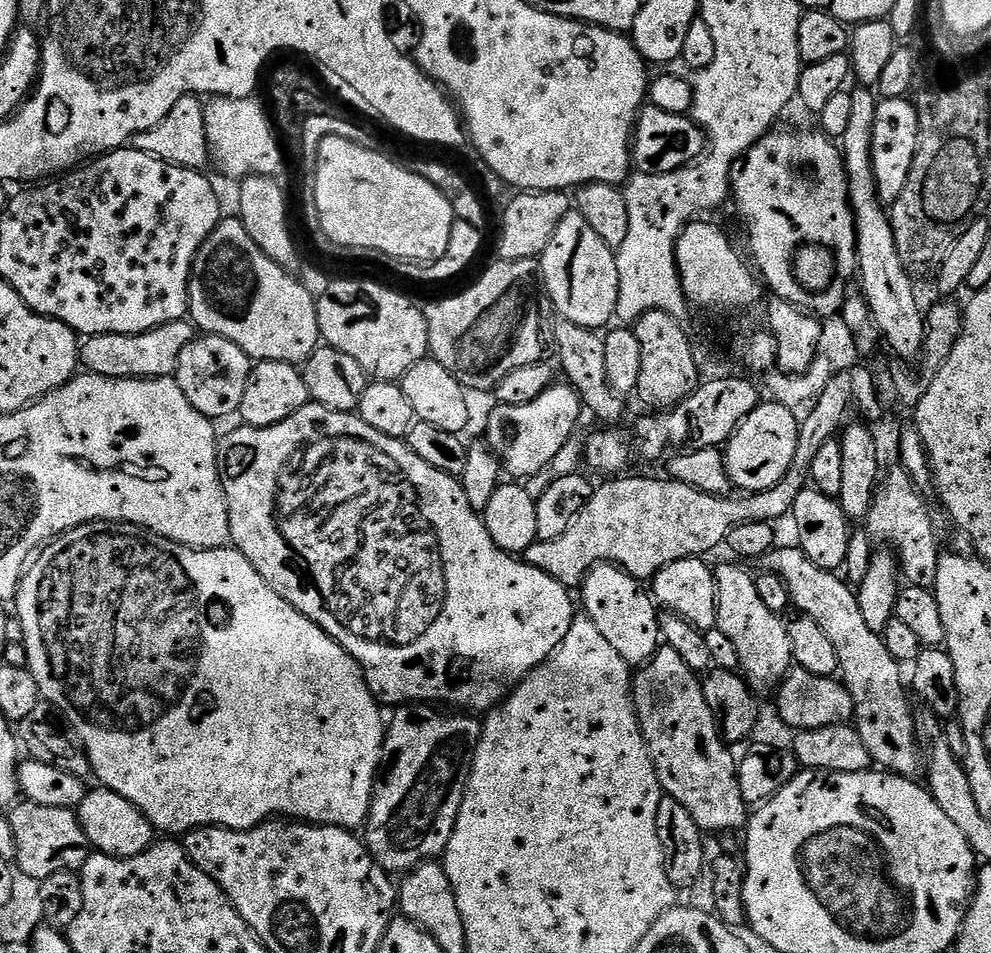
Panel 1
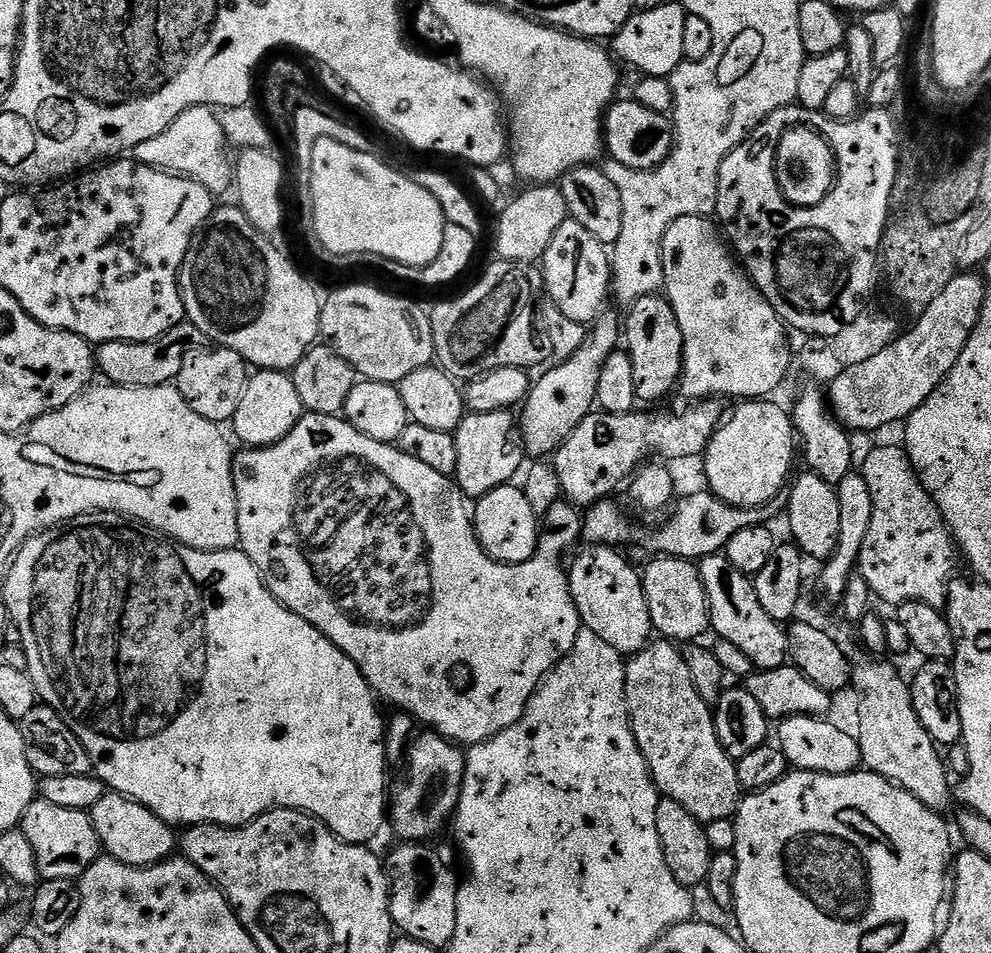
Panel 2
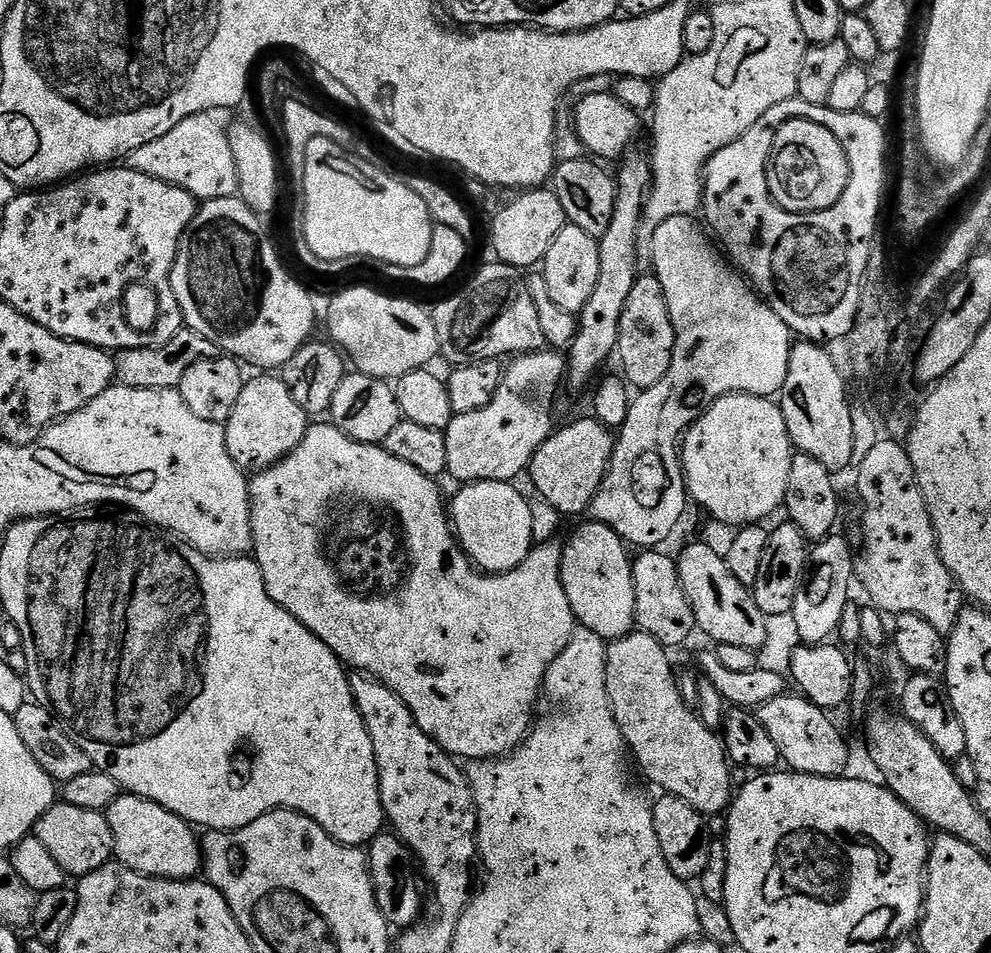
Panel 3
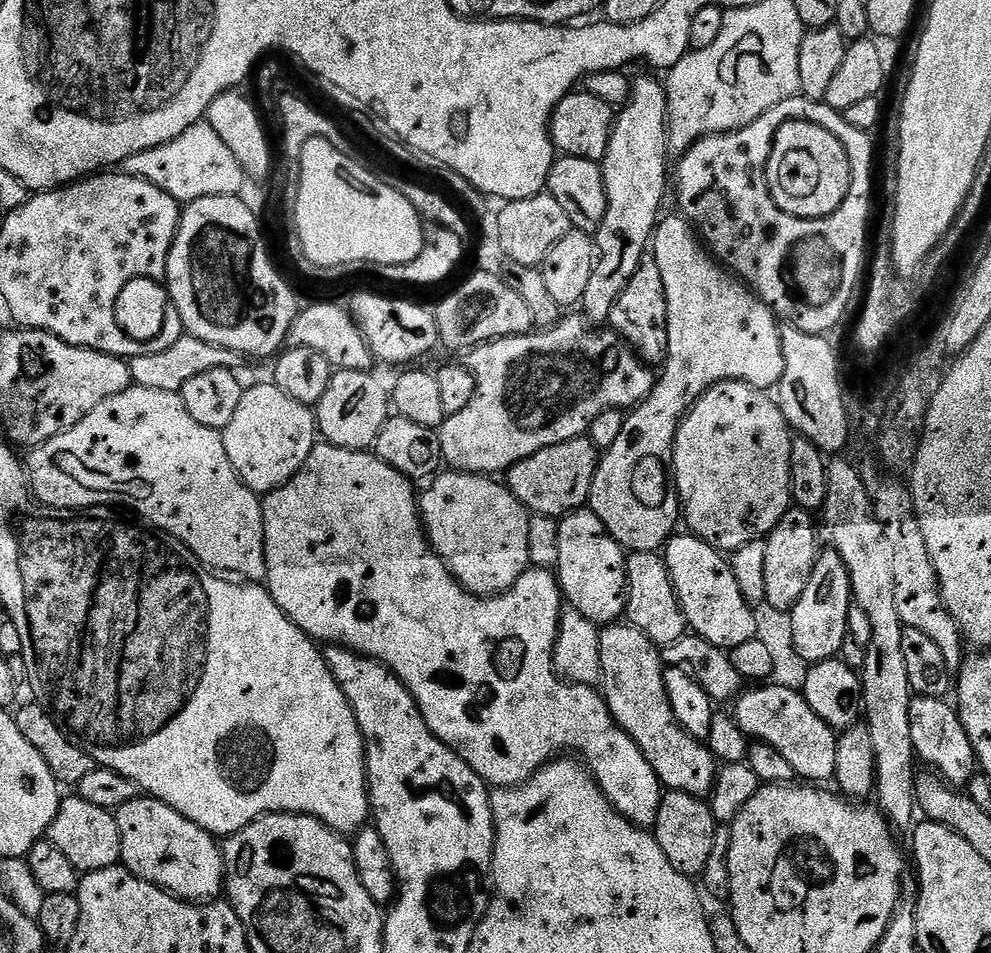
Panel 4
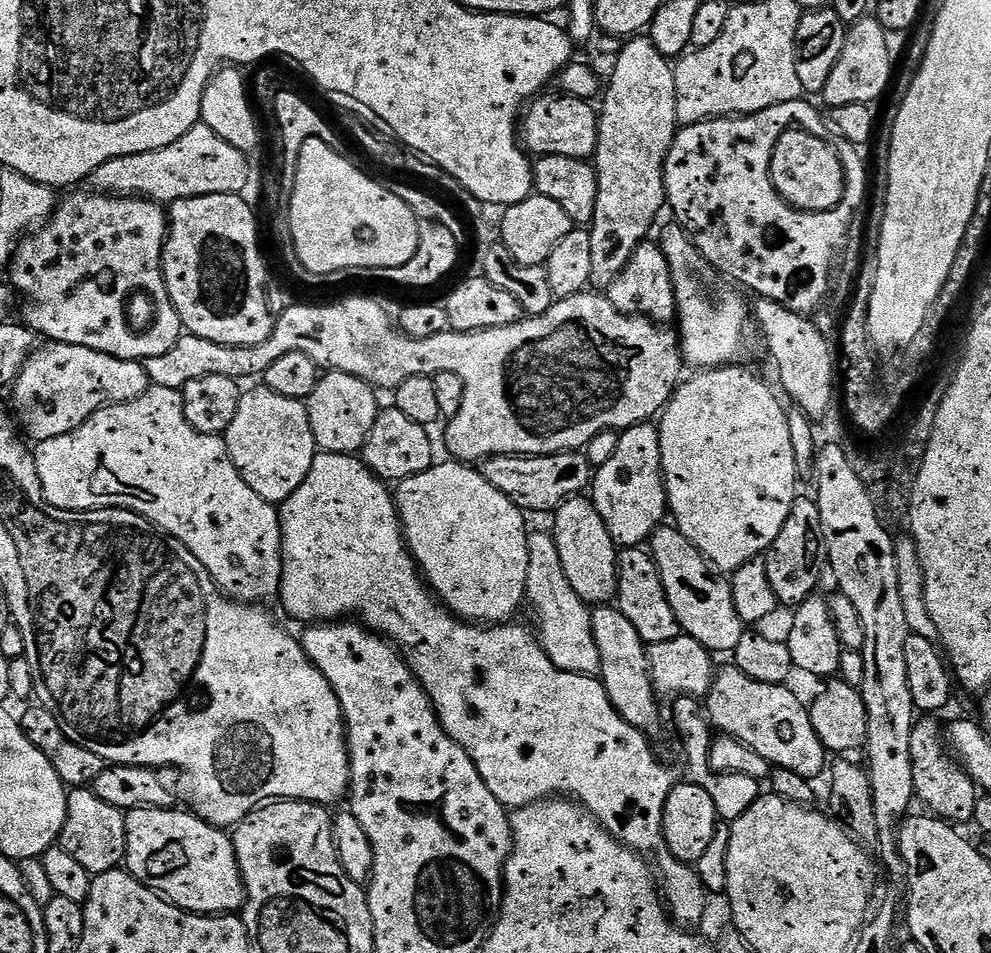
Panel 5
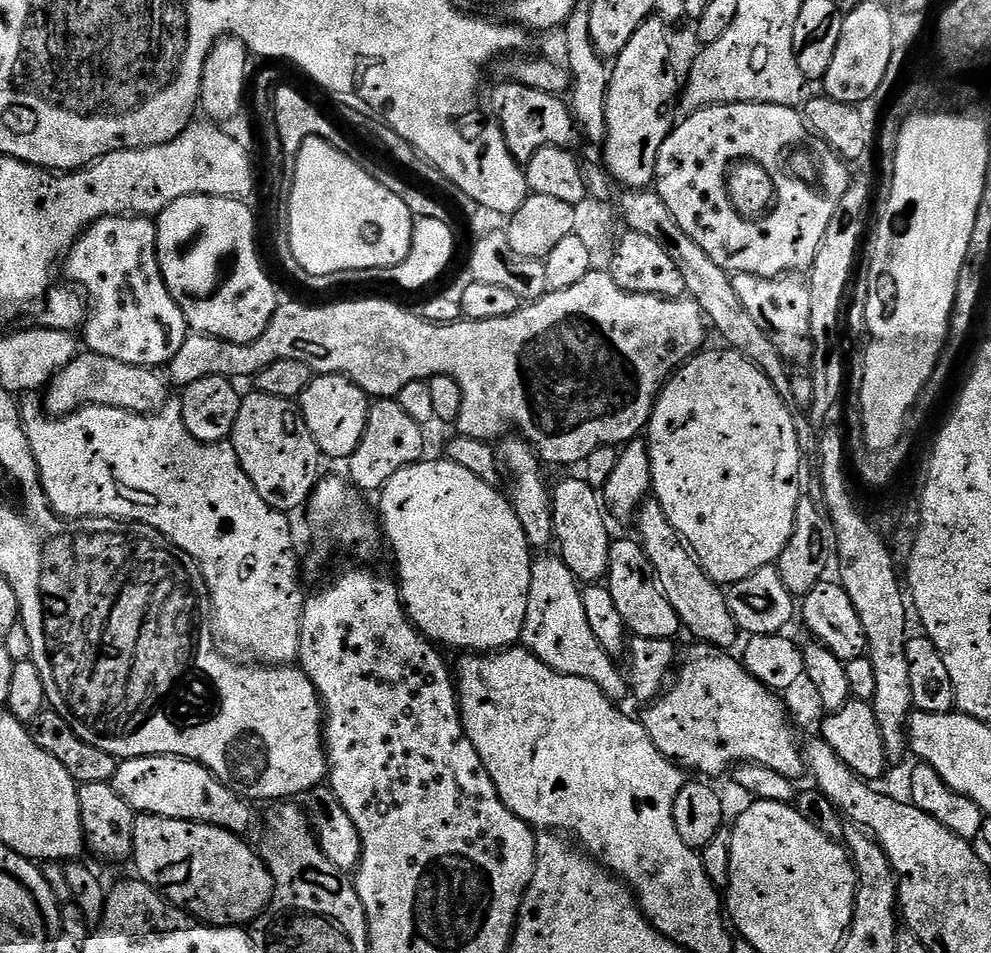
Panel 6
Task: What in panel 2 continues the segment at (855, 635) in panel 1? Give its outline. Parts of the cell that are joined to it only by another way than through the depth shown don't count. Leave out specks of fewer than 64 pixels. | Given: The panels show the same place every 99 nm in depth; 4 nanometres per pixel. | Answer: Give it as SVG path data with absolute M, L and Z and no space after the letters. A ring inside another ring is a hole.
M866 658L852 669L850 681L851 691L856 691L856 720L860 723L858 739L860 741L860 759L863 767L870 772L876 772L897 784L902 790L914 794L922 806L932 812L947 813L948 803L954 800L954 788L948 785L950 773L946 767L945 757L941 749L932 741L930 734L922 726L918 714L914 710L912 689L894 669L888 664L875 664L876 660Z

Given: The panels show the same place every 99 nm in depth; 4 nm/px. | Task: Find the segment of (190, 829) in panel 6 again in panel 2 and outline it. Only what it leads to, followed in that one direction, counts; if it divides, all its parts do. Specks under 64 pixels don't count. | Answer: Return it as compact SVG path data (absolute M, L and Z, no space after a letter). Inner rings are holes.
M105 791L104 796L98 798L98 802L91 808L90 815L101 849L118 862L145 868L151 864L160 864L177 851L178 836L172 833L175 832L173 825L162 822L158 814L136 800L123 796L121 792Z

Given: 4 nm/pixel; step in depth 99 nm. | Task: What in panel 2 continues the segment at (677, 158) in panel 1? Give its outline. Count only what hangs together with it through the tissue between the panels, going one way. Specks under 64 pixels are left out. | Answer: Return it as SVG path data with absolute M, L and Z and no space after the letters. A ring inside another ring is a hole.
M635 98L617 99L604 117L604 147L607 155L612 155L624 167L621 169L627 170L629 173L643 174L659 168L660 163L671 154L673 143L674 129L671 119L663 112L646 110L646 106L639 104Z

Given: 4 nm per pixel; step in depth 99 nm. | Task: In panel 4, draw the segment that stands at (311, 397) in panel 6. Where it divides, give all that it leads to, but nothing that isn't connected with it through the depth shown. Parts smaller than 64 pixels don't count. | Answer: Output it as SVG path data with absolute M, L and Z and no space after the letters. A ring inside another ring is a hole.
M333 371L326 394L314 406L316 426L325 441L339 448L349 448L355 452L371 449L378 438L378 430L387 422L390 415L390 392L371 371Z

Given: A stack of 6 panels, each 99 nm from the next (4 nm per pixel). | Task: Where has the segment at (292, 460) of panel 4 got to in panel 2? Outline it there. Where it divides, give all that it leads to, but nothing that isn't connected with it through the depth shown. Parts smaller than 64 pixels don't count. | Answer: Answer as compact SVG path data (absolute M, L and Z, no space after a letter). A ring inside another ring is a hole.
M256 370L248 377L248 385L242 394L242 402L238 402L238 410L230 422L230 428L236 431L241 445L265 448L286 438L304 413L302 398L298 398L298 390L294 390L294 382L288 372Z

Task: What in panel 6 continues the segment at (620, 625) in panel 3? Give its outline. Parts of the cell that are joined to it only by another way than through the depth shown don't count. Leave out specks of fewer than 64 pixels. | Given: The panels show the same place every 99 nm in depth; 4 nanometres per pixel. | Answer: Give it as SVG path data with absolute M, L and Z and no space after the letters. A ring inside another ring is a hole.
M583 478L577 480L564 480L557 488L553 487L550 492L552 502L552 531L554 533L554 544L558 549L558 554L570 566L570 574L574 574L577 580L585 585L603 581L608 574L608 563L610 562L610 546L613 537L608 536L608 524L604 521L606 509L598 495L597 489Z

